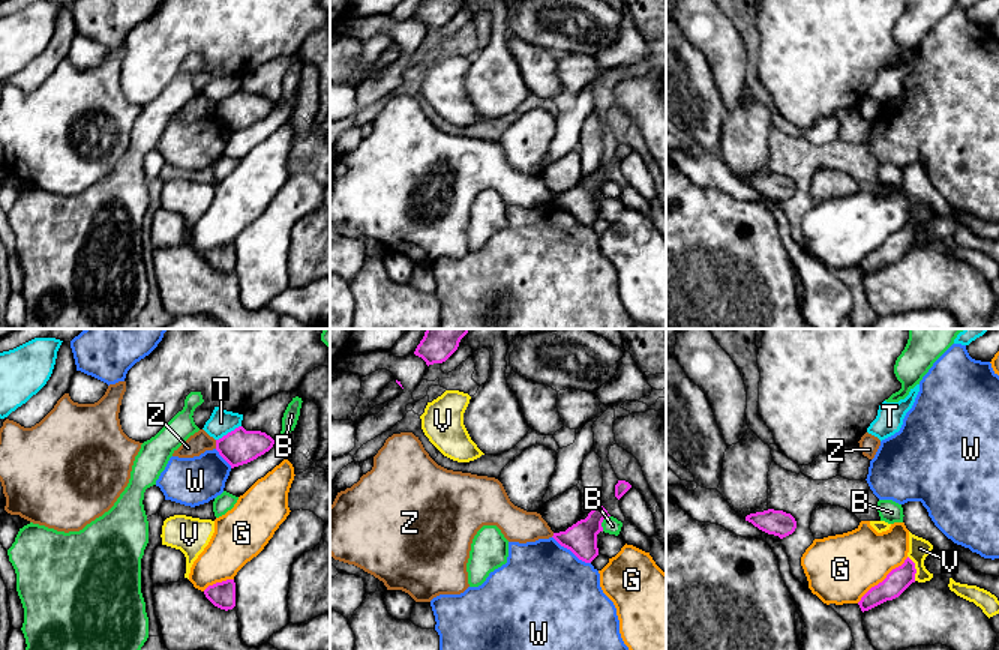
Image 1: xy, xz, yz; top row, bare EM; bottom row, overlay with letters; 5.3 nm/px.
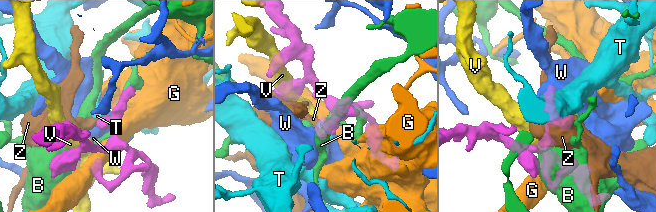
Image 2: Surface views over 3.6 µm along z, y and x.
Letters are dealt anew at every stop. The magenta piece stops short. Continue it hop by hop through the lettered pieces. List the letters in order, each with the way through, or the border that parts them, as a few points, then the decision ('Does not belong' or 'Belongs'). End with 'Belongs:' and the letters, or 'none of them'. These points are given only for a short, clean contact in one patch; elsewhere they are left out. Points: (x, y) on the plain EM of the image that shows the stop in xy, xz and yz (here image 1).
B: Does not belong
G: Does not belong
T: Boundary: xy (240, 89), (216, 104). Does not belong
V: Boundary: yz (908, 219), (914, 227), (915, 243). Does not belong
W: Boundary: xz (552, 200), (579, 222), (590, 227). Does not belong
Z: Boundary: xy (215, 104), (216, 111). Does not belong
Belongs: none of them

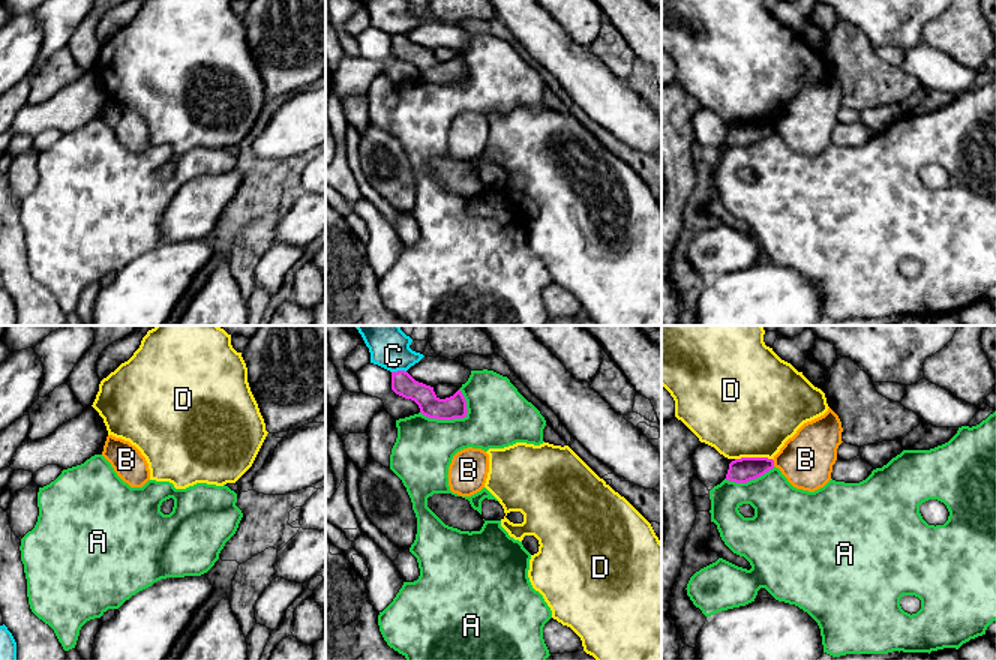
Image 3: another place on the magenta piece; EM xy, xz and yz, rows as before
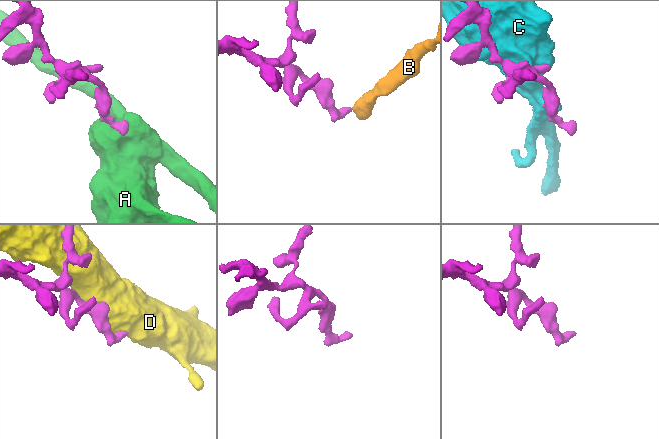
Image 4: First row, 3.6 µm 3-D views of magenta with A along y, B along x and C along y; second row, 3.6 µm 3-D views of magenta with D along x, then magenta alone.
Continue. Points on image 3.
A: Does not belong
B: Boundary: yz (771, 123), (774, 129). Does not belong
C: Does not belong
D: Does not belong
Belongs: none of them

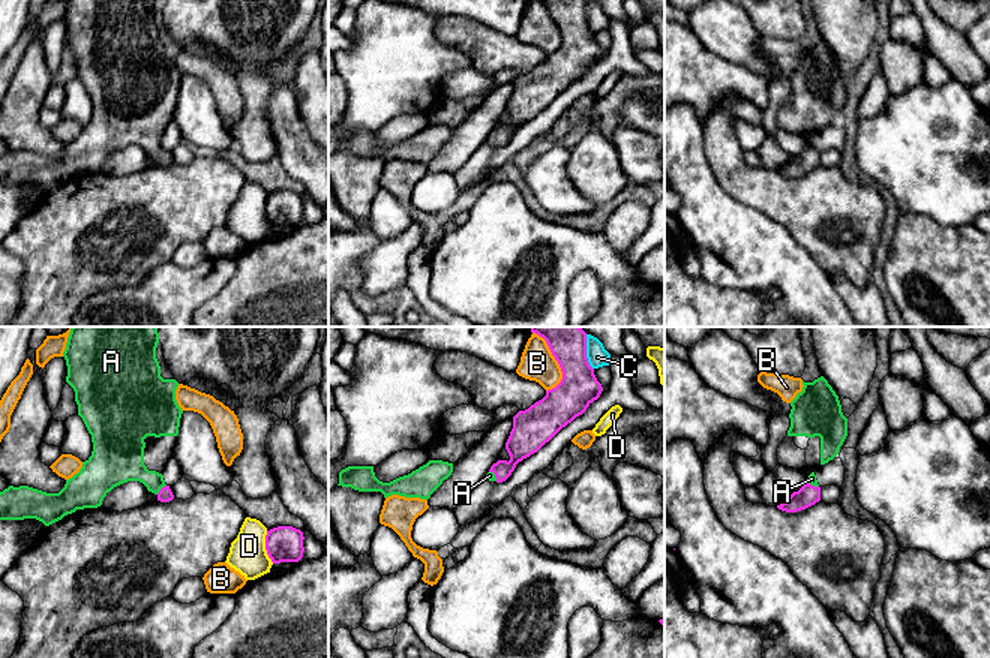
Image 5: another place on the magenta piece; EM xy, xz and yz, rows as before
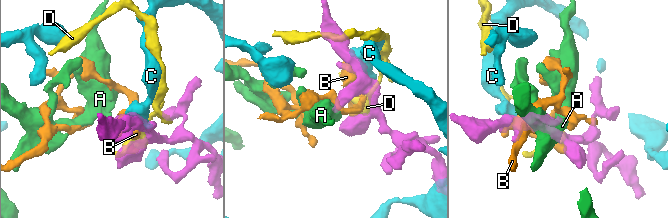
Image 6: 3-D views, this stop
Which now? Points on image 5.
A: Path across: xy (165, 159), (161, 153), (150, 143), (123, 126). Belongs
B: Does not belong
C: Does not belong
D: Does not belong
Belongs: A

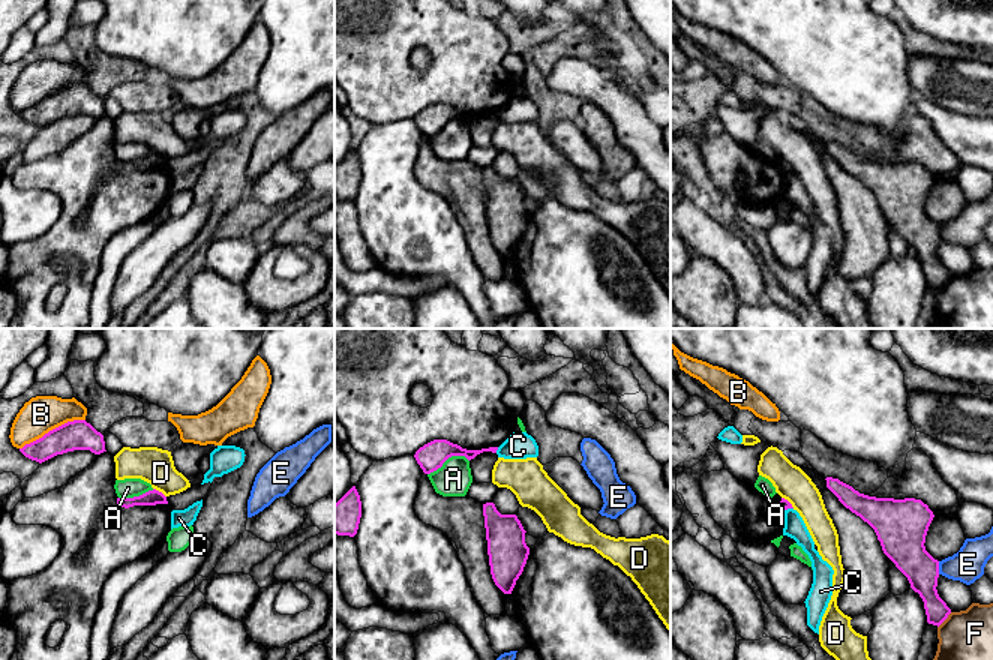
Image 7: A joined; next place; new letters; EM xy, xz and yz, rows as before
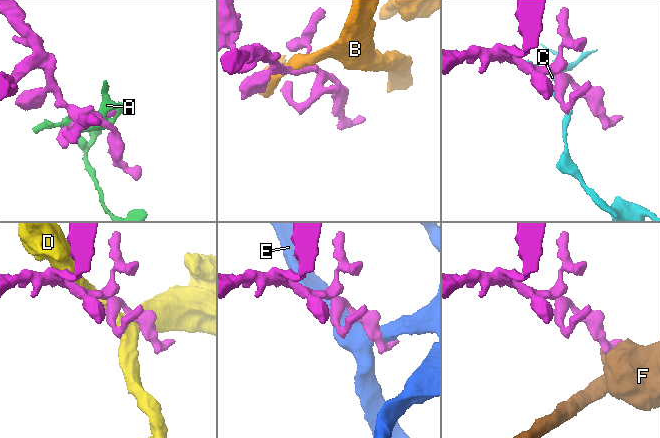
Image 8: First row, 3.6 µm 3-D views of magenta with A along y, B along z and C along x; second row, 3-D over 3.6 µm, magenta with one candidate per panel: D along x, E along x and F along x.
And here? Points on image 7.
A: Does not belong
B: Does not belong
C: Boundary: xz (498, 111), (495, 116). Does not belong
D: Boundary: xy (153, 152), (165, 161). Does not belong
E: Boundary: yz (938, 225), (939, 237). Does not belong
F: Does not belong
Belongs: none of them

